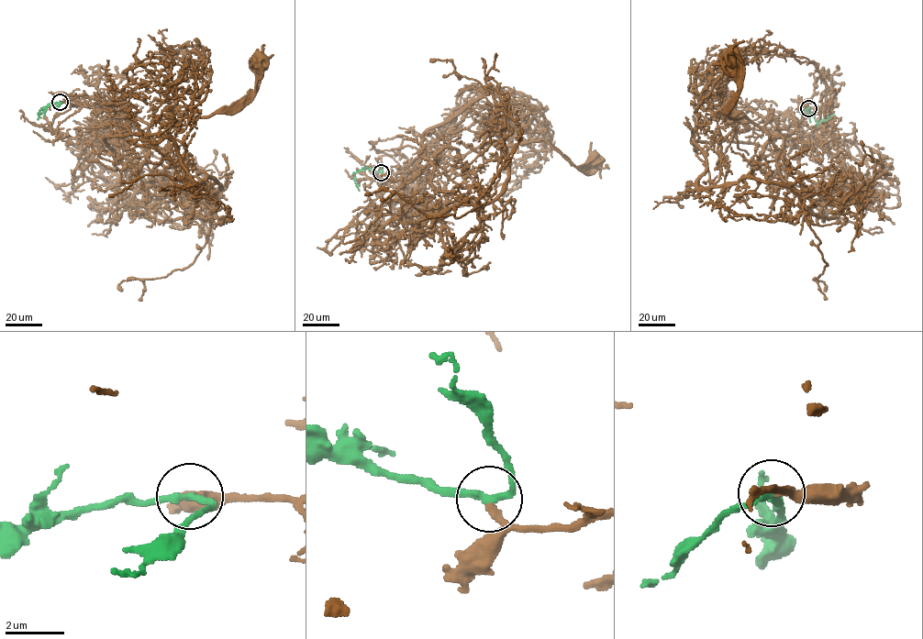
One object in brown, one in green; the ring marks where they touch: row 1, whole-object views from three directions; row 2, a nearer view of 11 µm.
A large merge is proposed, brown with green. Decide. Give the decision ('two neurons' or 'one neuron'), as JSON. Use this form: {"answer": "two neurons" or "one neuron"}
{"answer": "one neuron"}

